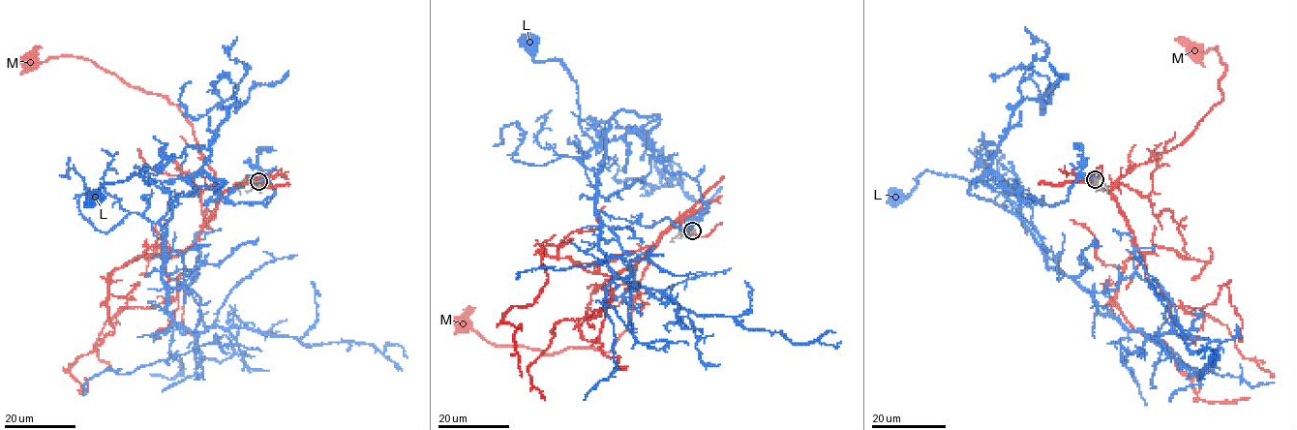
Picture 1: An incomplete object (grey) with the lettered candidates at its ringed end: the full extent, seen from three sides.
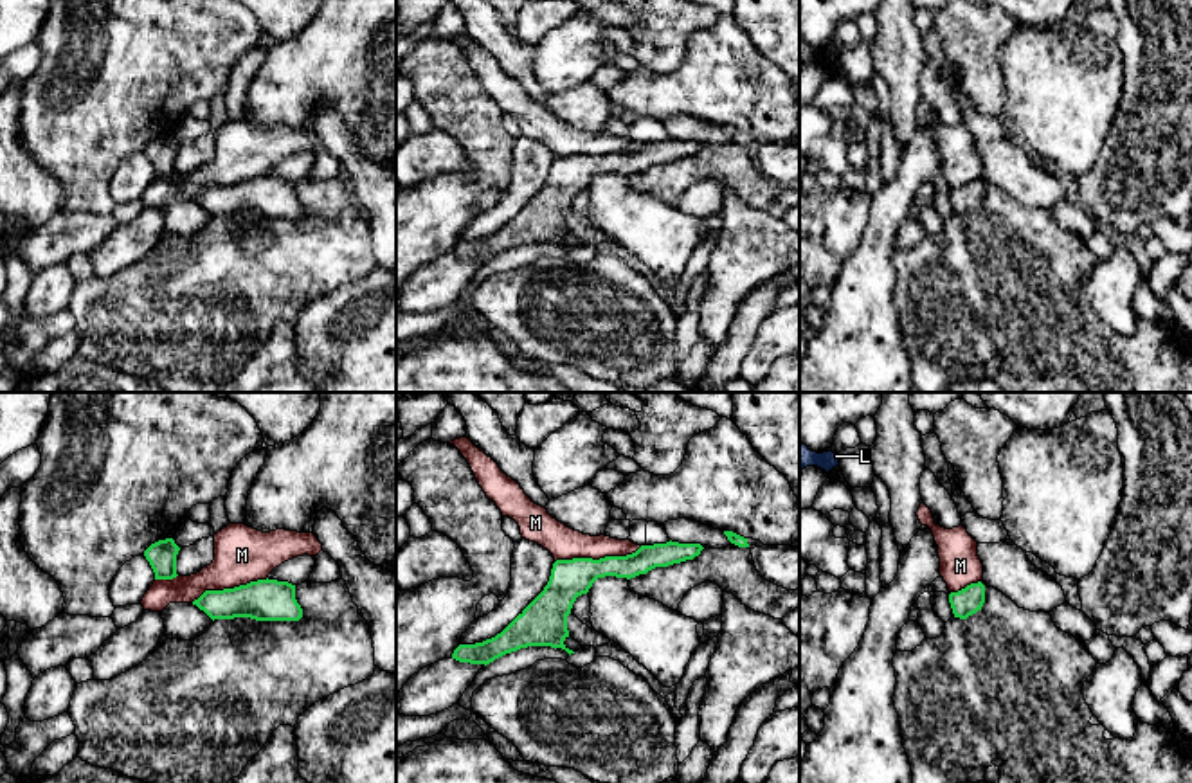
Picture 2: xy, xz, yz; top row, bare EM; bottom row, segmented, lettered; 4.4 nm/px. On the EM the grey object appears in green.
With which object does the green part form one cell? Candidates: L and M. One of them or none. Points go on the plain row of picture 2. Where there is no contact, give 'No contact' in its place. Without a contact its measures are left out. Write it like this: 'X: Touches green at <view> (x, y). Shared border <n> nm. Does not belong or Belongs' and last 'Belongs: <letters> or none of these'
L: No contact. Does not belong
M: Touches green at xz (600, 155). Shared border 400 nm. Does not belong
Belongs: none of these

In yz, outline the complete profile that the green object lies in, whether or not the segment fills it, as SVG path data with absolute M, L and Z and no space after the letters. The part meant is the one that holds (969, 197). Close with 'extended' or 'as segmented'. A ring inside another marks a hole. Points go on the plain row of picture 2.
M981 178L971 180L958 189L949 191L949 200L954 214L967 216L981 207L985 200L985 182Z | as segmented

